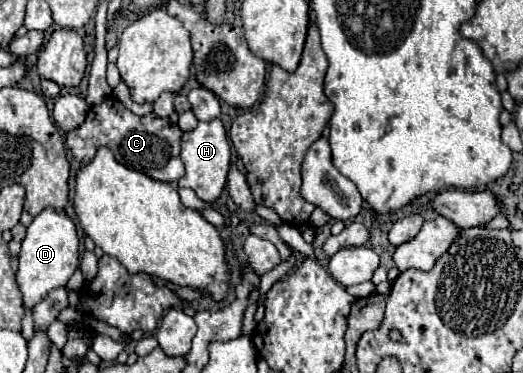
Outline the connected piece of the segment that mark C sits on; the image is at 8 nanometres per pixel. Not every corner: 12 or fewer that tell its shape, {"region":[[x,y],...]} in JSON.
{"region":[[113,94],[67,132],[83,164],[99,148],[159,182],[185,174],[179,126]]}

